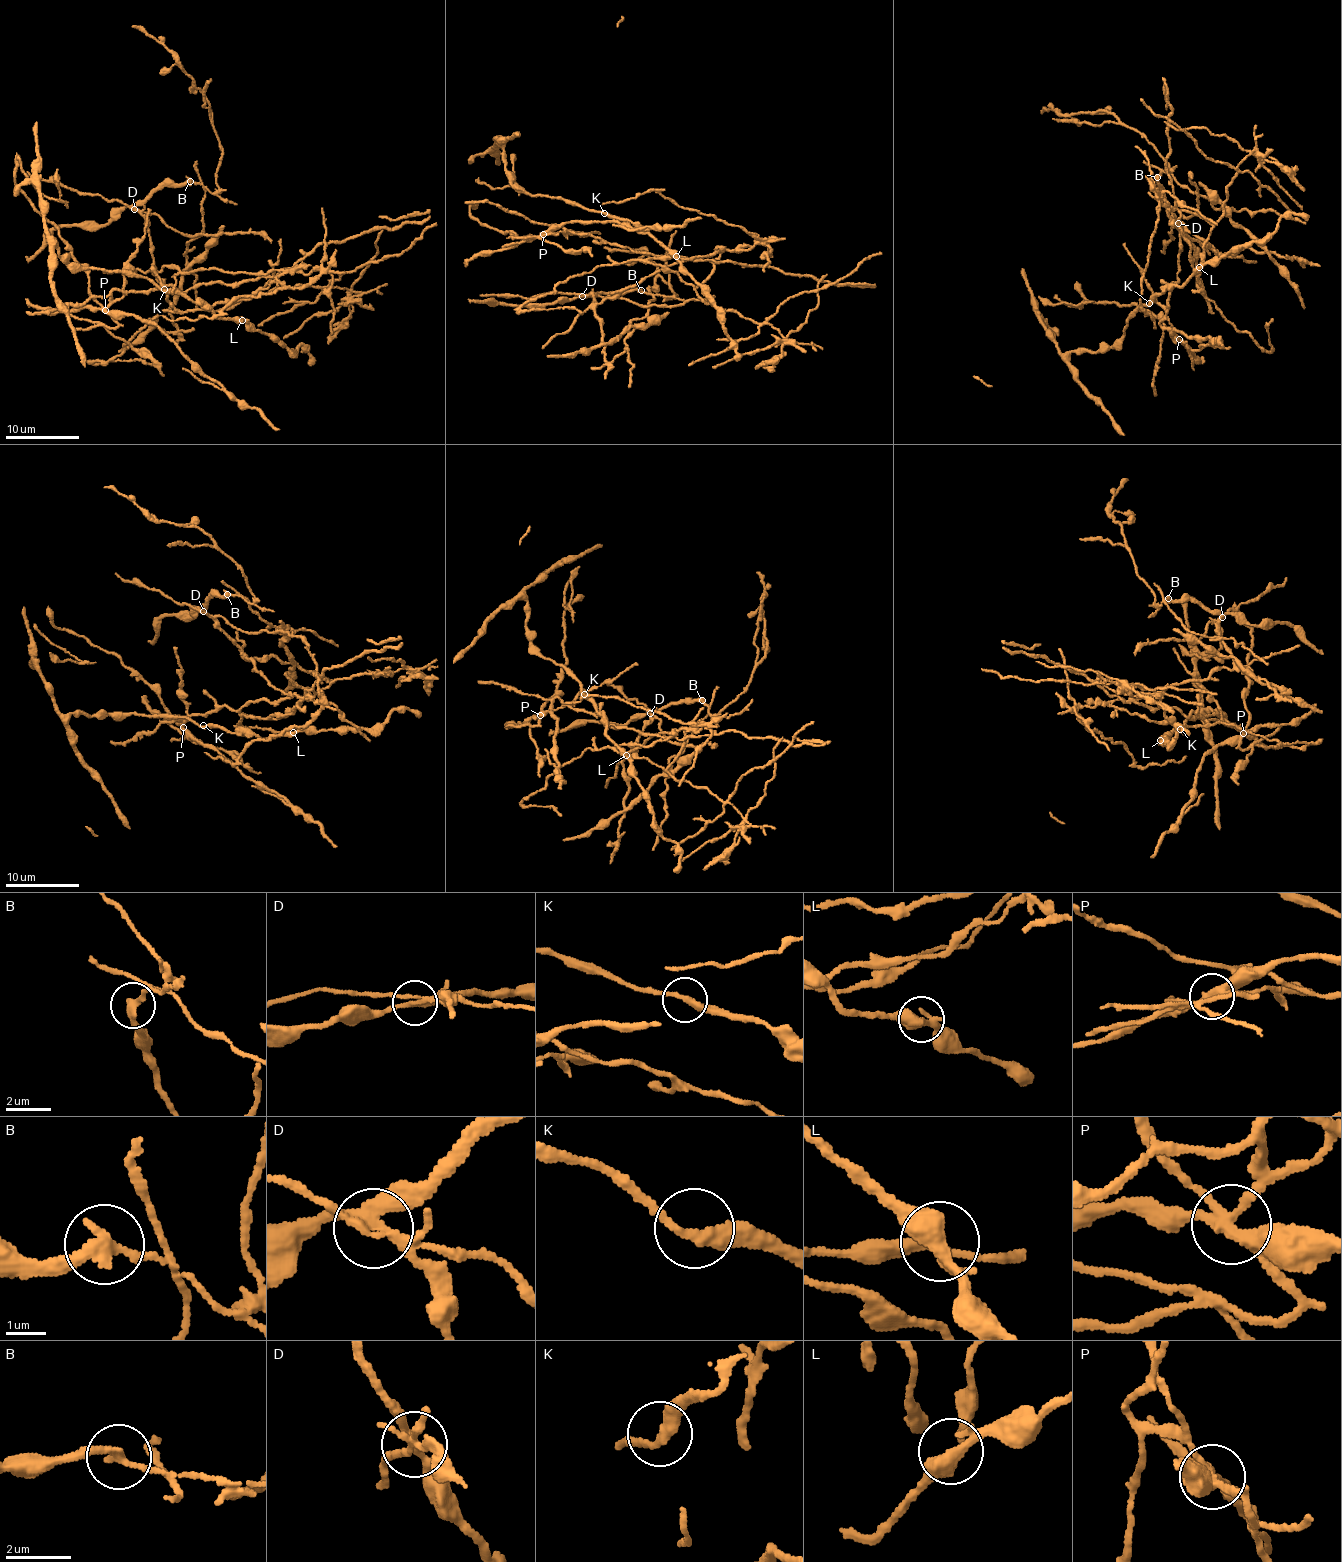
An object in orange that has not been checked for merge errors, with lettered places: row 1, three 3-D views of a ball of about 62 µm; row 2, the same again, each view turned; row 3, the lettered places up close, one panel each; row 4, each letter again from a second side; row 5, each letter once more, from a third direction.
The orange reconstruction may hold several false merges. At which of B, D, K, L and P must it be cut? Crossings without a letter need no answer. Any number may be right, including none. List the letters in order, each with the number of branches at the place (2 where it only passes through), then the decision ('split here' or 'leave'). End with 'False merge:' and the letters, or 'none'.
B: 2 | split here
D: 5 | split here
K: 2 | leave
L: 4 | leave
P: 5 | split here
False merge: B, D, P

